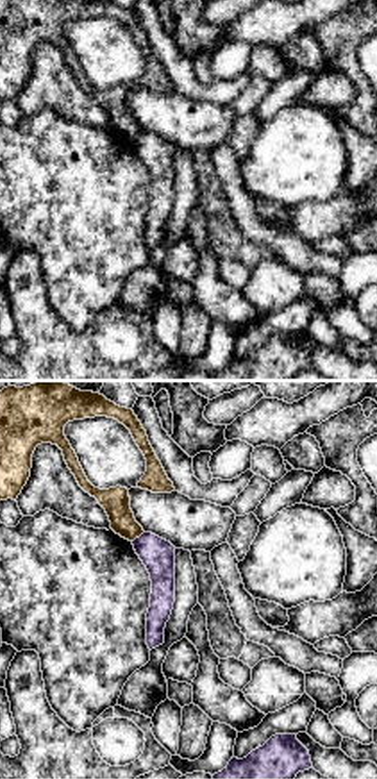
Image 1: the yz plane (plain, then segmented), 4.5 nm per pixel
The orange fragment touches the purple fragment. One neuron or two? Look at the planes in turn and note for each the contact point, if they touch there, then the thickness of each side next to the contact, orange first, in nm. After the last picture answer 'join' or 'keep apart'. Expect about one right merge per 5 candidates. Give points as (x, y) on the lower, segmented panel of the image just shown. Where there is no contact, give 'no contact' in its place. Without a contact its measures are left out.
(138, 536) | 130/150 nm

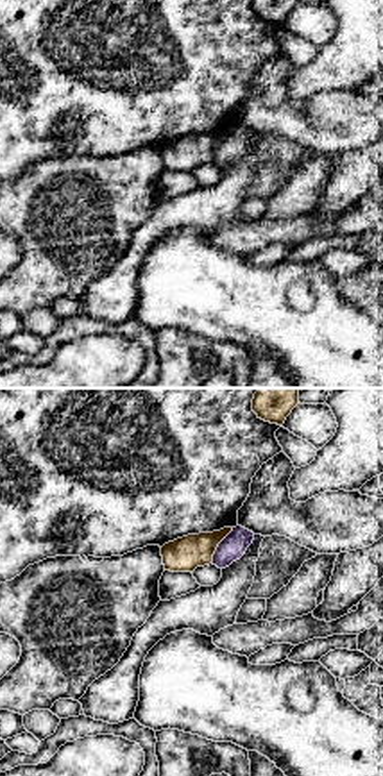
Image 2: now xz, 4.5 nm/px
(217, 546) | 160/110 nm

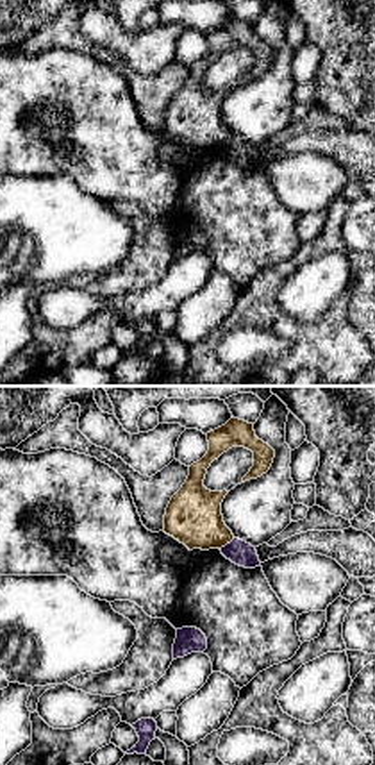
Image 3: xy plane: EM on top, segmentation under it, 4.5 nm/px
(227, 542) | 260/110 nm

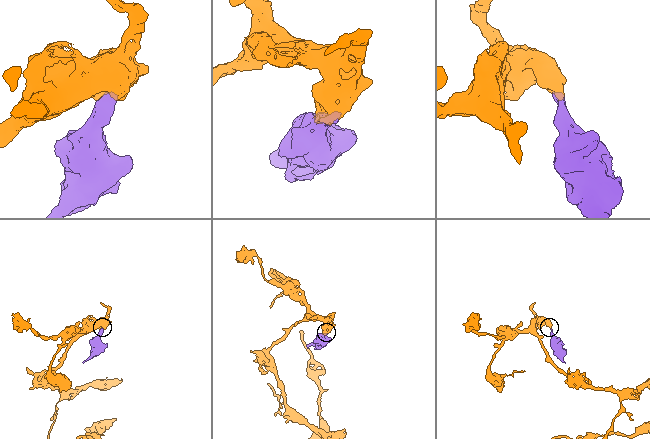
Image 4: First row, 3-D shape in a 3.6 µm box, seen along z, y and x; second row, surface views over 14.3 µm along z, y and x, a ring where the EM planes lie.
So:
keep apart

